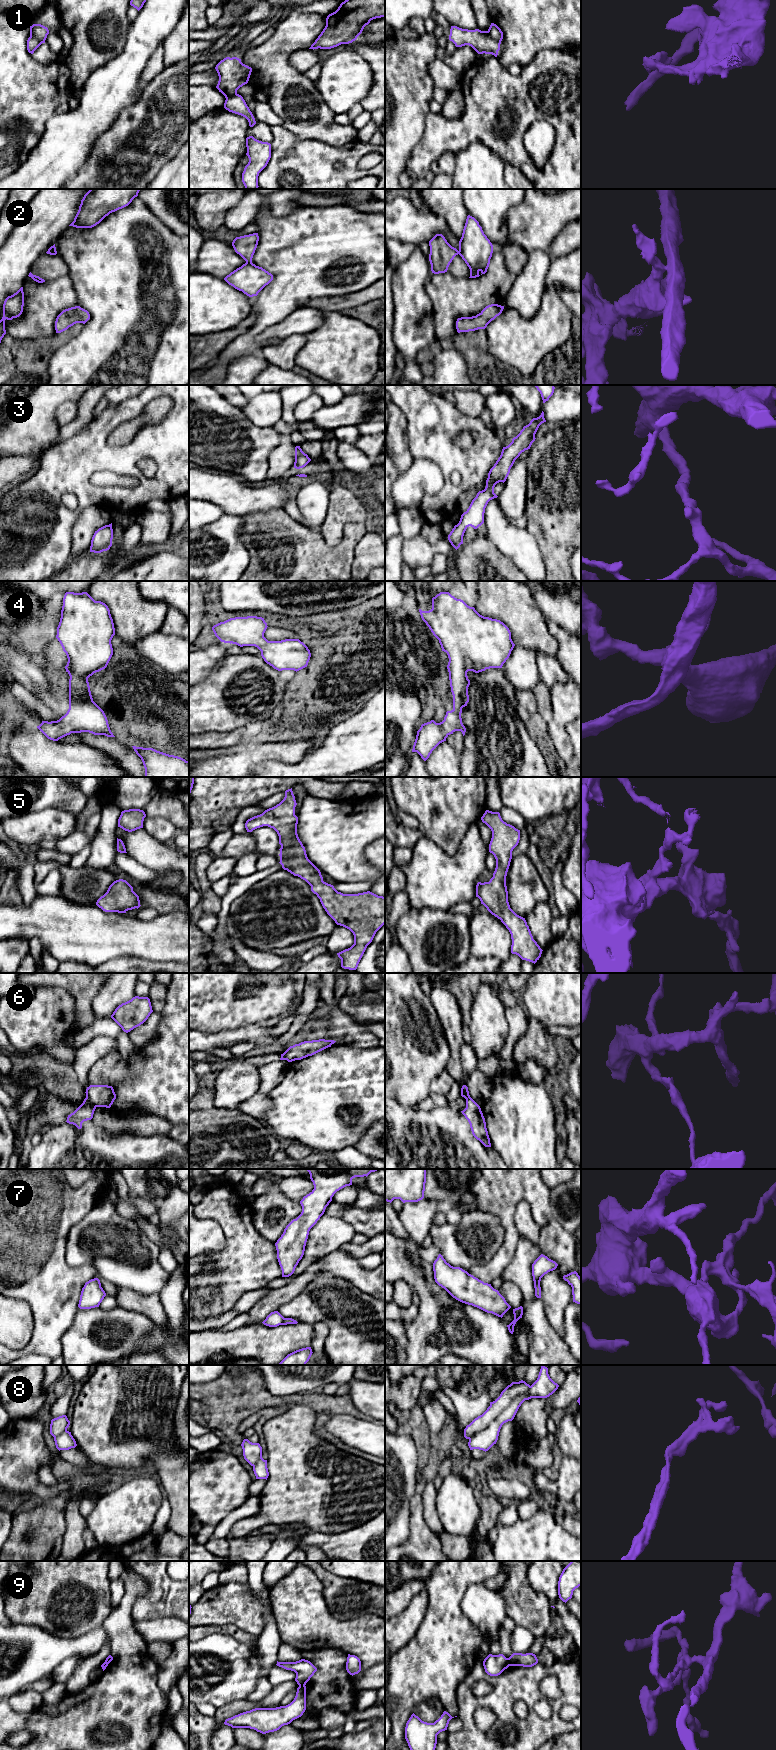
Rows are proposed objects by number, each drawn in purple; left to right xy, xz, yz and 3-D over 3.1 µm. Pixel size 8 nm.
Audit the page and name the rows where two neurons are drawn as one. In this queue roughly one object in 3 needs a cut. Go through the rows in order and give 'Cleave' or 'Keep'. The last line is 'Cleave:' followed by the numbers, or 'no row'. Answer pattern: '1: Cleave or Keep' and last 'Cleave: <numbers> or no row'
1: Cleave
2: Cleave
3: Keep
4: Keep
5: Keep
6: Cleave
7: Keep
8: Cleave
9: Cleave
Cleave: 1, 2, 6, 8, 9

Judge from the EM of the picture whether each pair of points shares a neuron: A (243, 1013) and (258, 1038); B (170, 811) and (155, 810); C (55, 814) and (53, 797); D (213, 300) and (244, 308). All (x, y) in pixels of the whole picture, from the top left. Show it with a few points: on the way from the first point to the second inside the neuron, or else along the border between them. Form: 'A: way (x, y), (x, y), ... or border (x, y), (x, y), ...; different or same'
A: border (257, 1022), (226, 1030); different
B: way (166, 810), (159, 810); same
C: border (36, 811), (48, 807), (64, 807), (76, 814); different
D: way (221, 307), (236, 307); same

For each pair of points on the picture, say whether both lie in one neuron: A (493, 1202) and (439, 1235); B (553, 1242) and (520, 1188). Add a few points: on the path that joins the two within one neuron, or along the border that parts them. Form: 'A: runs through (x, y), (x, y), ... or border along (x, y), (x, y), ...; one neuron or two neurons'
A: border along (468, 1213), (490, 1212), (501, 1221); two neurons
B: border along (551, 1217), (541, 1227); two neurons

